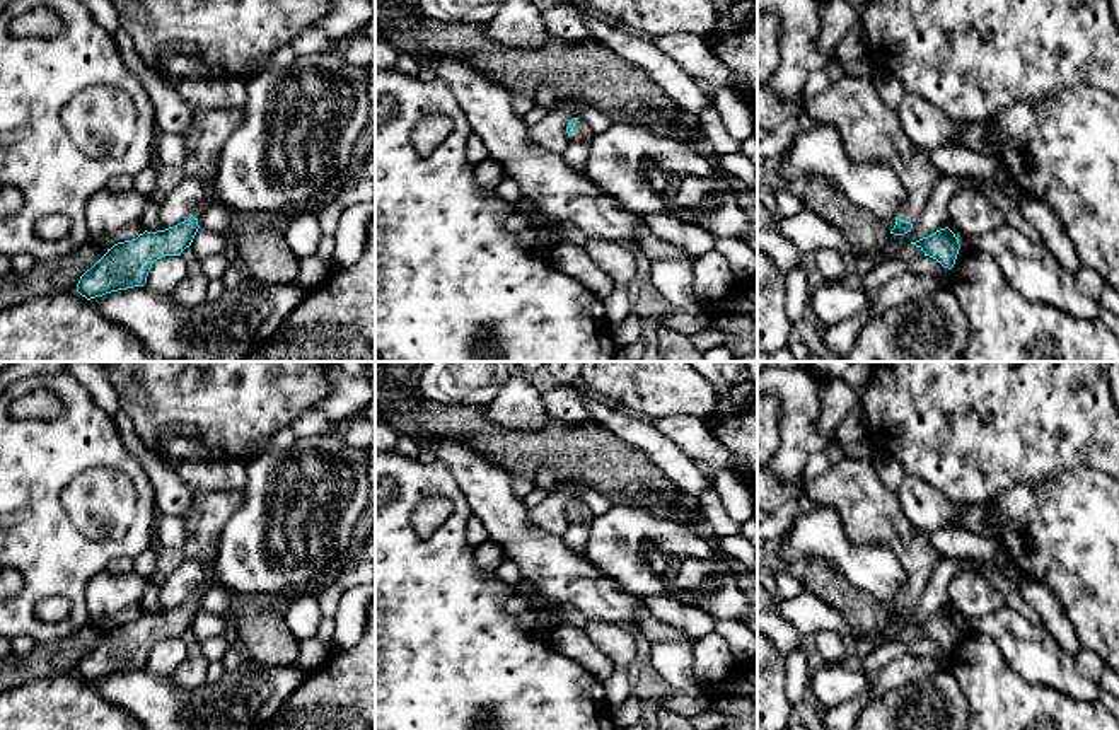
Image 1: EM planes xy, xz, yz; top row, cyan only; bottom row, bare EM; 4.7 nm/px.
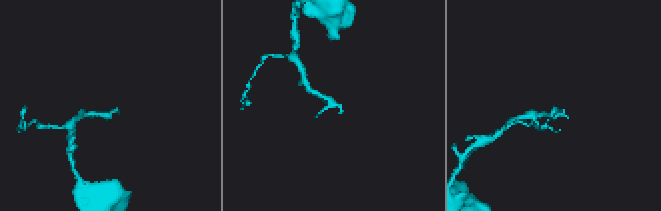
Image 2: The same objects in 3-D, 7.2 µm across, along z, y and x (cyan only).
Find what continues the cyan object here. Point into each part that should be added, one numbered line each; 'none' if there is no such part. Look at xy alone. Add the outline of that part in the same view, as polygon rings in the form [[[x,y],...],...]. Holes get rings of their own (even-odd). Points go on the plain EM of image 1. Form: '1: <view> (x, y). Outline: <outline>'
1: xy (210, 510). Outline: [[[222,490],[222,491],[198,491],[186,522],[186,539],[183,553],[189,559],[198,559],[206,566],[205,587],[193,595],[194,600],[201,600],[203,595],[213,585],[210,563],[217,556],[220,544],[220,532],[225,522],[242,507],[242,491]]]

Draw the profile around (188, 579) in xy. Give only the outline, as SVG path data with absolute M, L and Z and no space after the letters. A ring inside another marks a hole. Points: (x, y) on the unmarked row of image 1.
M186 558L160 585L159 612L174 609L196 595L205 587L206 573L201 561Z

